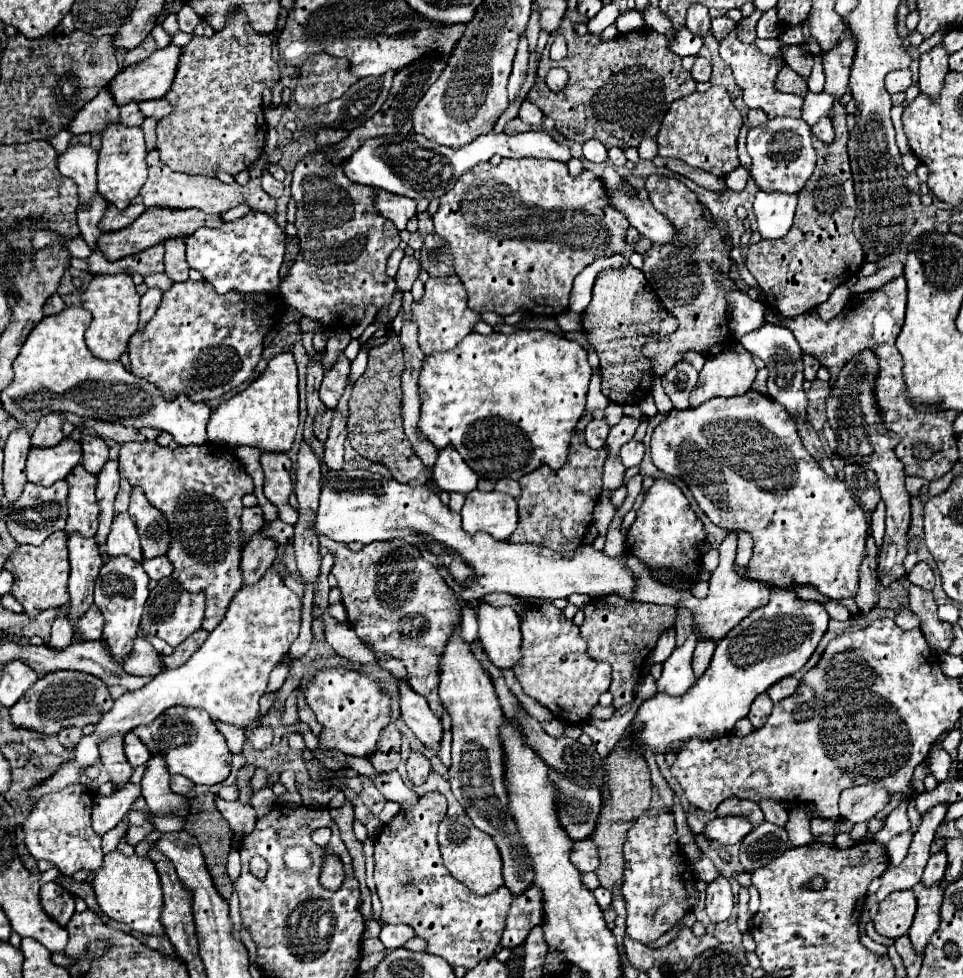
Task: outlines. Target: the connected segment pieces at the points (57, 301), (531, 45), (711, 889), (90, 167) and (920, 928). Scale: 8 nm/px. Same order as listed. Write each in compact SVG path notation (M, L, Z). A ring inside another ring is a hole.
M52 294L48 298L48 302L44 304L44 316L52 316L52 314L60 314L66 308L66 304L62 302L62 298L58 294Z
M534 6L534 8L532 8L532 20L528 22L528 28L526 28L528 52L534 52L534 50L536 50L536 40L538 40L538 34L540 34L540 24L538 24L538 12L536 12L536 6Z
M724 876L708 884L706 890L706 914L712 922L726 922L734 906L734 896L730 884Z
M70 146L58 156L58 170L78 186L80 206L90 206L96 196L96 160L98 154L92 146Z
M920 882L920 884L916 884L916 888L912 888L912 892L916 894L918 910L916 910L914 922L908 930L908 936L914 946L914 954L924 956L928 940L940 924L938 910L940 910L940 900L942 900L942 886L936 884L936 888L924 888Z

